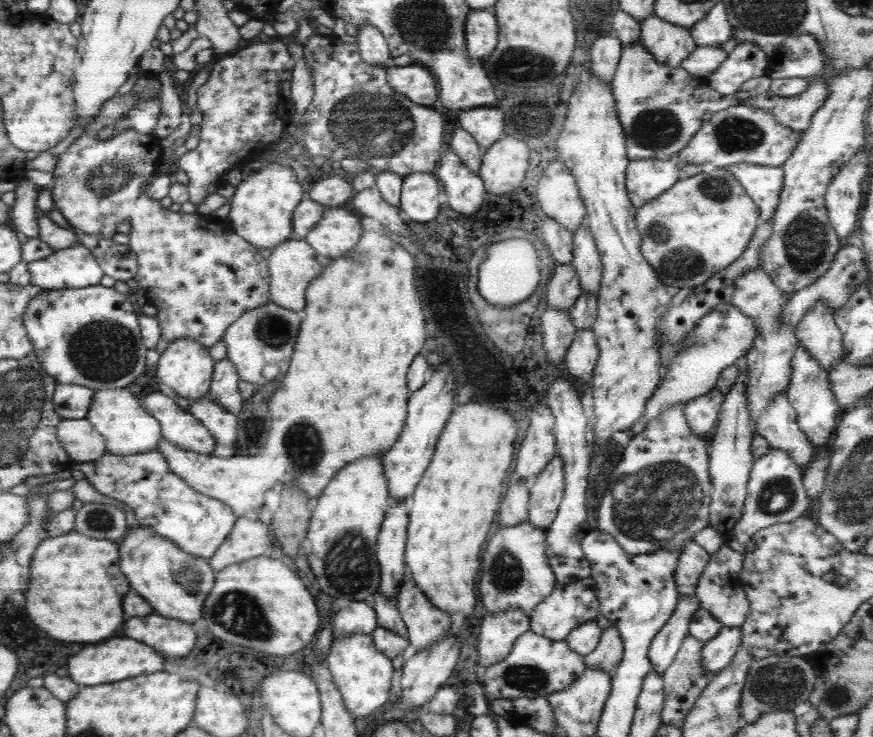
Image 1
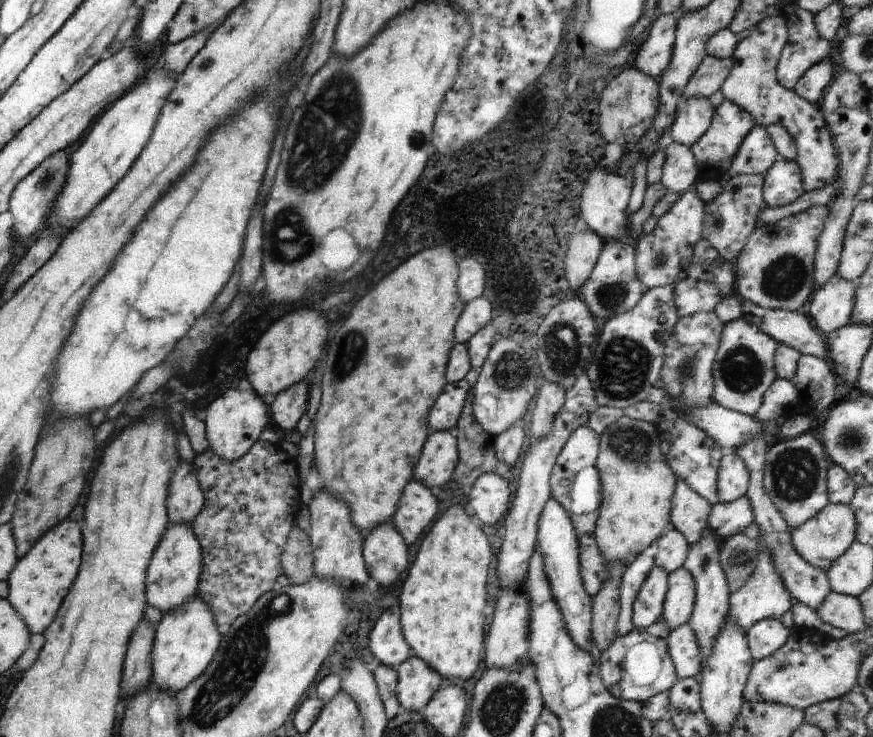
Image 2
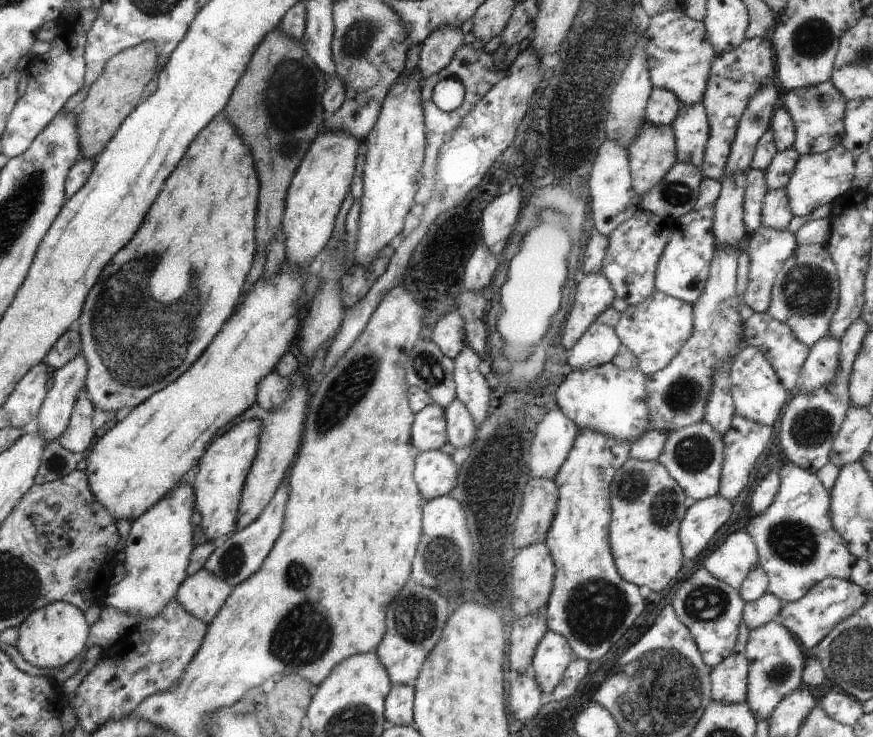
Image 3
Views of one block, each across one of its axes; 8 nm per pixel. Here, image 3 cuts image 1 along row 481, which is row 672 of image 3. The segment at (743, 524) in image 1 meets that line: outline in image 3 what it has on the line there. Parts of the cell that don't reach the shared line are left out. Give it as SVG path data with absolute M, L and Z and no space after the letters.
M769 621L747 631L744 655L748 664L745 704L755 720L767 721L781 698L803 686L803 652L799 650L798 640L788 630L777 621Z

